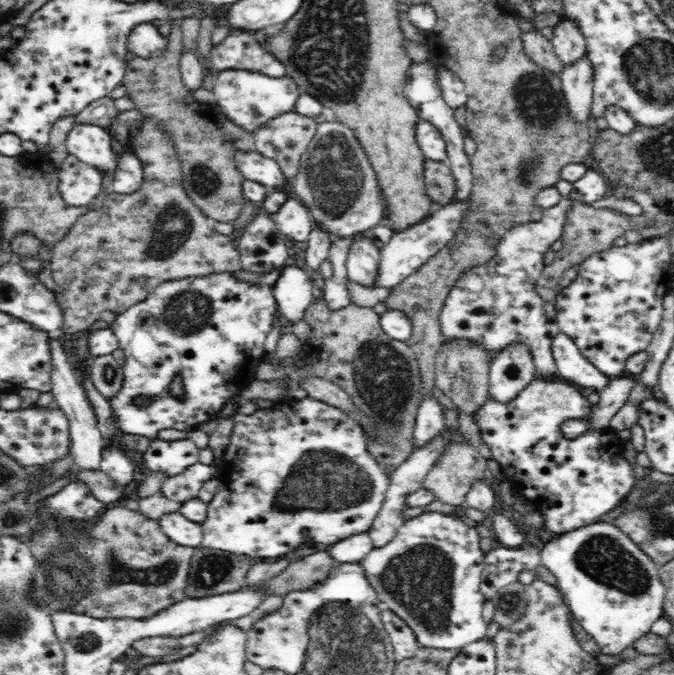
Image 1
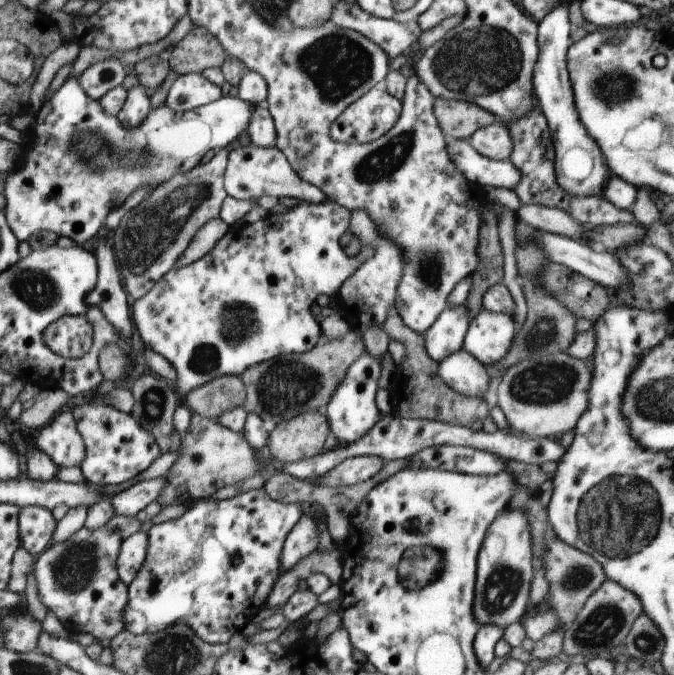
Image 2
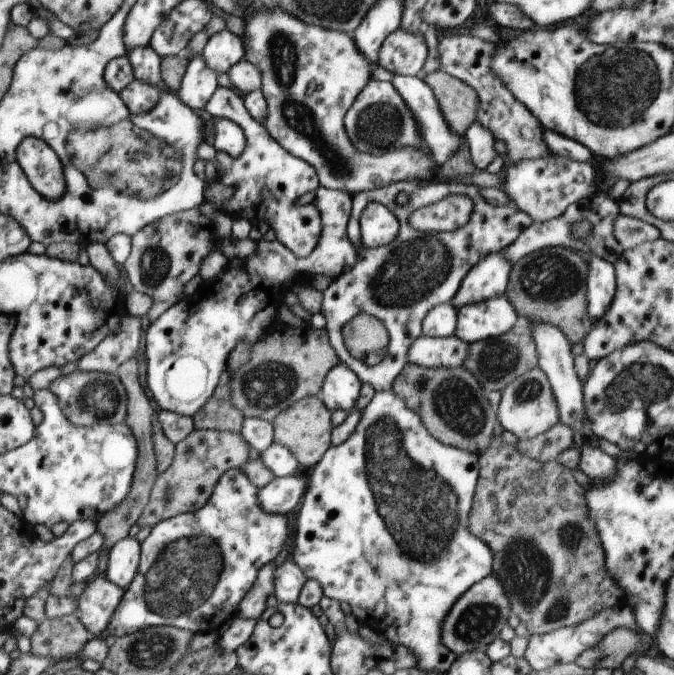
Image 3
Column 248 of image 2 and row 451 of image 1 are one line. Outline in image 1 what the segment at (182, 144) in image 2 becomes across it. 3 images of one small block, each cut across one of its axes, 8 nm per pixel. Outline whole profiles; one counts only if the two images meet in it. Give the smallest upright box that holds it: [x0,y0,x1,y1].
[101,447,136,487]

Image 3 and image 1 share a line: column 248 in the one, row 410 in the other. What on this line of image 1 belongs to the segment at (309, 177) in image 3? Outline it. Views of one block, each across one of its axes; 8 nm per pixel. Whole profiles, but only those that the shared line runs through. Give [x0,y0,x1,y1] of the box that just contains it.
[109,272,279,439]

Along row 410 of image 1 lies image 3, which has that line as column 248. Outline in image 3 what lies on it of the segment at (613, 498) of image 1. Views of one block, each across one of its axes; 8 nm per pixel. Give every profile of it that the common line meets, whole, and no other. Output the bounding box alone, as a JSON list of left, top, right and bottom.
[96,469,288,640]

